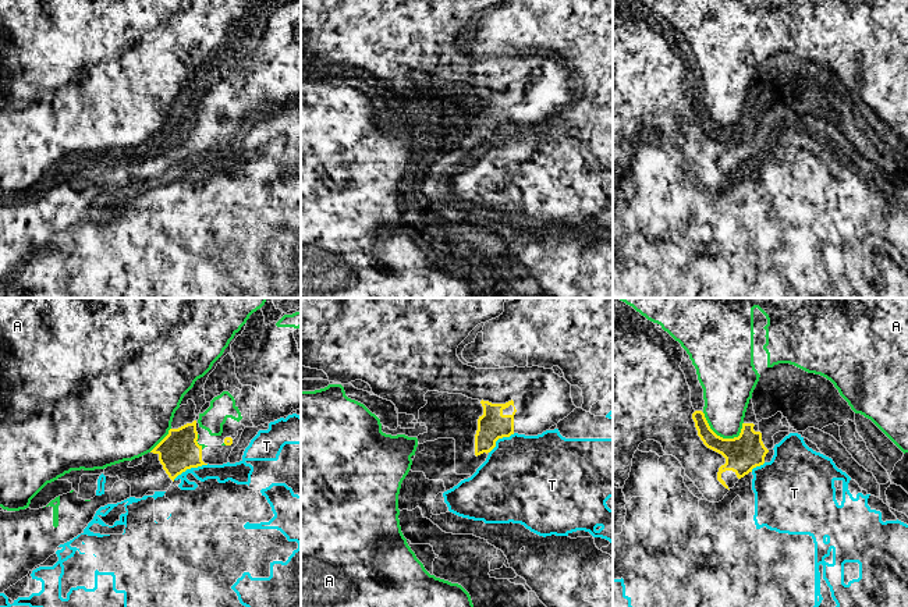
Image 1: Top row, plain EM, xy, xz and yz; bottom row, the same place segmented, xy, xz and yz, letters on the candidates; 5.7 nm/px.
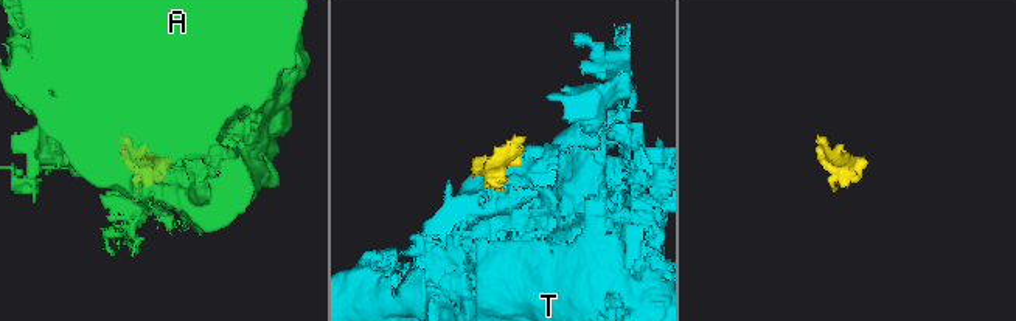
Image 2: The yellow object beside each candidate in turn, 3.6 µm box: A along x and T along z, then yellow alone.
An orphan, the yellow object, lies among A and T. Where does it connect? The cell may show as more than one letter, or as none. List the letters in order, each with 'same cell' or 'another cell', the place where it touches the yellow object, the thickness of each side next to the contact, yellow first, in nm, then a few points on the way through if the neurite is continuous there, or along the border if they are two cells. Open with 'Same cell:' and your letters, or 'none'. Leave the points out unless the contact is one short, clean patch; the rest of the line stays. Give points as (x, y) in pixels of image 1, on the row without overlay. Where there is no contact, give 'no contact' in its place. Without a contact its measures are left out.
Same cell: A
A: same cell | yz (716, 123) | 200/260 nm
T: another cell | xy (190, 156) | 220/100 nm | along xy (208, 152), (187, 156), (173, 167)

